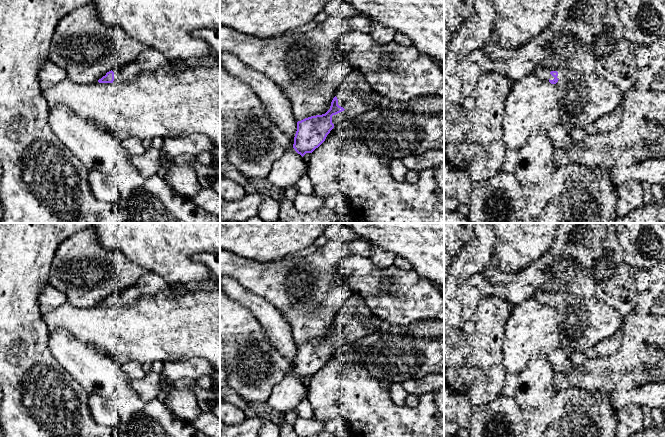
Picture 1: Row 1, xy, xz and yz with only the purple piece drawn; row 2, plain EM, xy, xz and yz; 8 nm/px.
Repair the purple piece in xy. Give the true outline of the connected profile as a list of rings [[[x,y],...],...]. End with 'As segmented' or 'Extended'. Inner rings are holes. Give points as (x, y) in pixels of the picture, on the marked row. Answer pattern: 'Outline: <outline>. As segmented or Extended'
Outline: [[[147,49],[135,61],[107,72],[98,82],[129,83],[134,81],[140,74],[151,73],[168,65],[169,61],[162,53]]]. Extended

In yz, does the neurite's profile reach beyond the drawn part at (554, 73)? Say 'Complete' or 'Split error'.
Split error

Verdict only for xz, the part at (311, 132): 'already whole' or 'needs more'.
needs more

